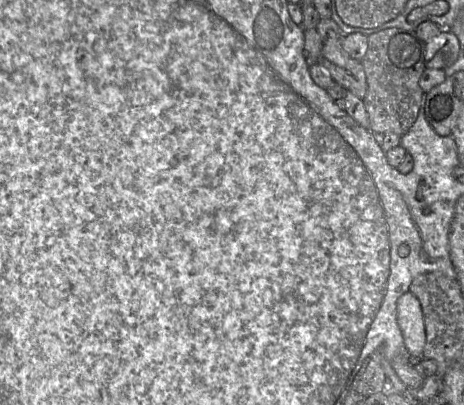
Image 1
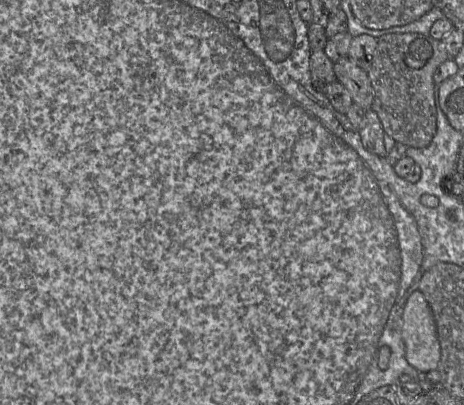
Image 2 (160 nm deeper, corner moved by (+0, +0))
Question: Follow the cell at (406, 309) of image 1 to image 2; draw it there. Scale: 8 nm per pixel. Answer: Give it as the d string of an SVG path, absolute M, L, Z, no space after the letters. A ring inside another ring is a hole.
M420 290L414 291L404 306L402 337L406 360L416 370L427 373L438 369L440 344L429 303Z

